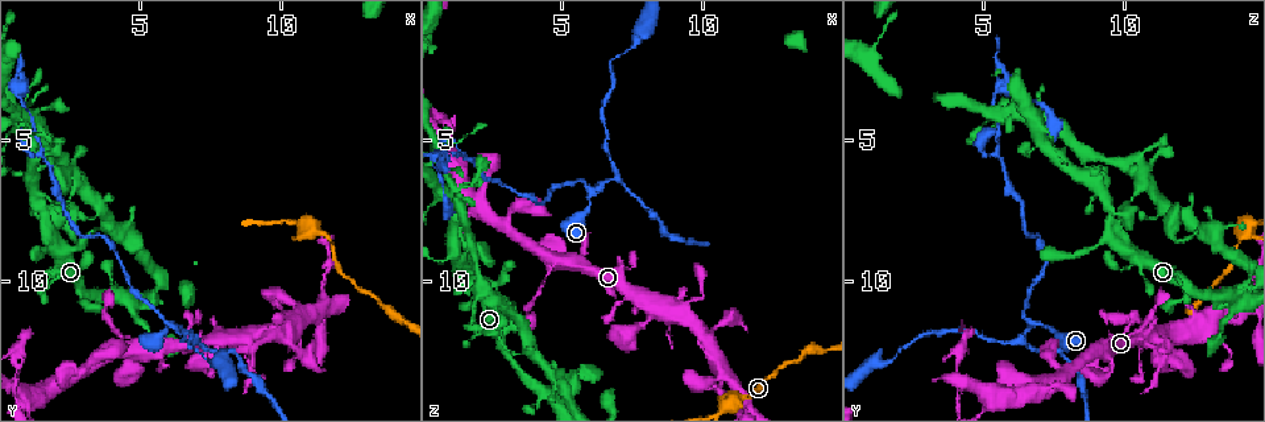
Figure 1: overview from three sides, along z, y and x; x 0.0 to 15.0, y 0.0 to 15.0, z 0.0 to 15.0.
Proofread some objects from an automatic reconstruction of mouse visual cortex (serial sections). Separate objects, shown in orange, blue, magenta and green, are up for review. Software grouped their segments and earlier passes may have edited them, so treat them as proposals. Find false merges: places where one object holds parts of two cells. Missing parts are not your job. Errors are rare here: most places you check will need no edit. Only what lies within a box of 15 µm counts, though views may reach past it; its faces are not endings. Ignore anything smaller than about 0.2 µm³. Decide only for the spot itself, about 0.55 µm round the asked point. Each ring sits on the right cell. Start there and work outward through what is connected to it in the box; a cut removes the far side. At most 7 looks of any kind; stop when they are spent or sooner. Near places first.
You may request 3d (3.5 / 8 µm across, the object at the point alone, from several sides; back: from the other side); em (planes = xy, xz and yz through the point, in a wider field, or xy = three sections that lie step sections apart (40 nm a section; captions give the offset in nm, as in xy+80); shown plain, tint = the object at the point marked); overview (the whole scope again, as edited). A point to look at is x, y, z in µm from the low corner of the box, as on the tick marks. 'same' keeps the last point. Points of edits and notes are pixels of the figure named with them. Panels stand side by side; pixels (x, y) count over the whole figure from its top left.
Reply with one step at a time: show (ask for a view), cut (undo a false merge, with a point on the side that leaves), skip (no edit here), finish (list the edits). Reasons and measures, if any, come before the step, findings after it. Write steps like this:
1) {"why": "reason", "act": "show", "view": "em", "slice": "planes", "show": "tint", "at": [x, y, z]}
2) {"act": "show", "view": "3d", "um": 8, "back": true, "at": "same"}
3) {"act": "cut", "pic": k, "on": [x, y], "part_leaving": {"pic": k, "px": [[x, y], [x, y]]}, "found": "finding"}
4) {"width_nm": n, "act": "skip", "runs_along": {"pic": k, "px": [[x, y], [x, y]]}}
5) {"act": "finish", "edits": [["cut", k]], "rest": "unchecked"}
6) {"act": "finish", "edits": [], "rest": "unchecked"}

{"why": "thin neck", "act": "show", "view": "3d", "um": 3.5, "back": true, "at": [1.5, 5.1, 5.5]}

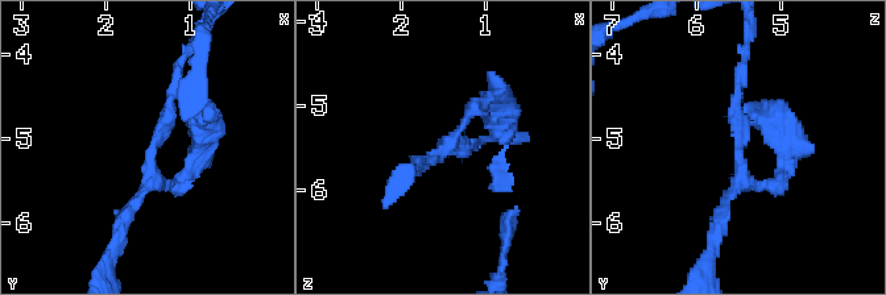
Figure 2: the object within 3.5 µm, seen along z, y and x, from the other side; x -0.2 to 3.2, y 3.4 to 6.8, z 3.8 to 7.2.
{"why": "shape alone is not enough", "act": "show", "view": "em", "slice": "planes", "show": "tint", "at": [1.40, 5.05, 5.50]}

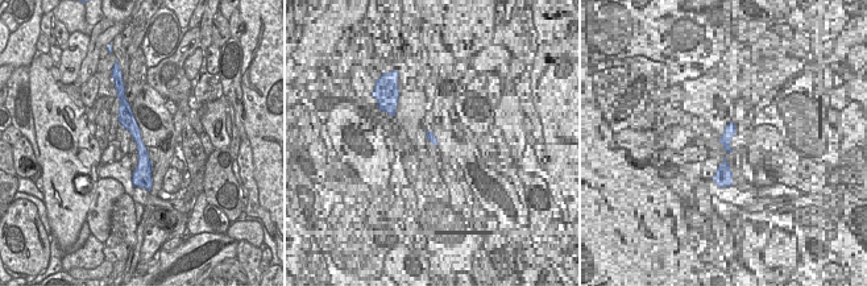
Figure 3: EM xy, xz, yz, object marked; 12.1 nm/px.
{"why": "another direction", "act": "show", "view": "em", "slice": "xy", "step": 2, "show": "tint", "at": "same"}

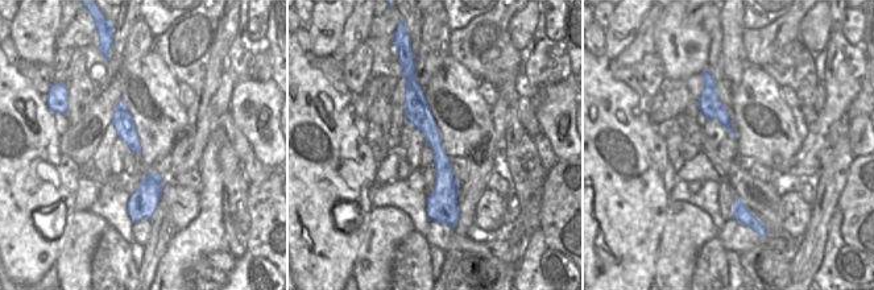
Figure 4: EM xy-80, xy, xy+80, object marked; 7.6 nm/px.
{"act": "skip", "found": "continuous, no second cell"}

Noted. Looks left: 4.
{"why": "narrows sharply", "act": "show", "view": "3d", "um": 3.5, "at": [7.1, 12.0, 6.4]}

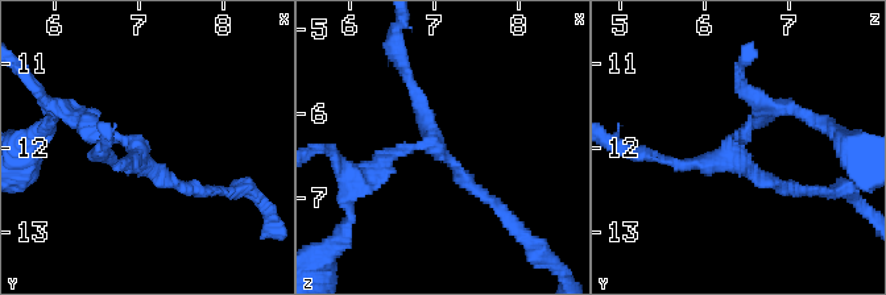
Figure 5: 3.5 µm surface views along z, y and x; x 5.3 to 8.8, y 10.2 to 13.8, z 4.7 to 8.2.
{"act": "show", "view": "em", "slice": "xy", "step": 3, "show": "tint", "at": [7.00, 12.00, 6.30]}

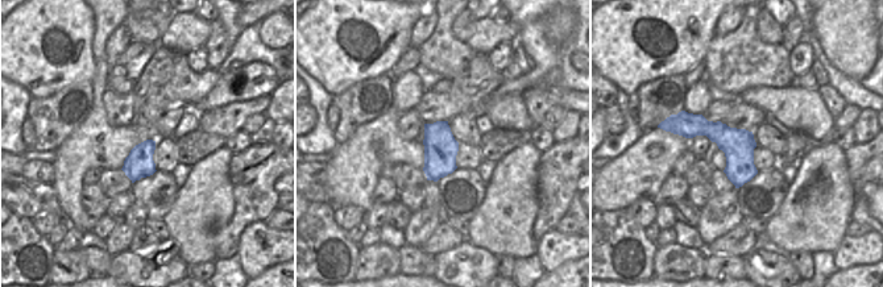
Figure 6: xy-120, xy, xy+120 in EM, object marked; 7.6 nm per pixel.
{"act": "skip", "runs_along": {"pic": 6, "px": [[672, 128], [709, 128], [753, 171]]}, "found": "all the same cell"}

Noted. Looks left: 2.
{"why": "sudden change in width", "act": "show", "view": "3d", "um": 8, "back": true, "at": [10.7, 8.4, 14.4]}

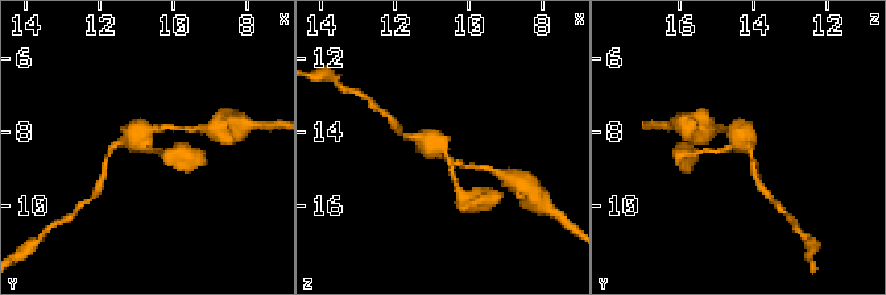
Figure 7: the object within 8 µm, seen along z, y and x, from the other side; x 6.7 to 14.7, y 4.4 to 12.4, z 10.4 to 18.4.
{"why": "shape alone is not enough", "act": "show", "view": "em", "slice": "xy", "step": 1, "show": "tint", "at": [10.9, 8.2, 14.4]}

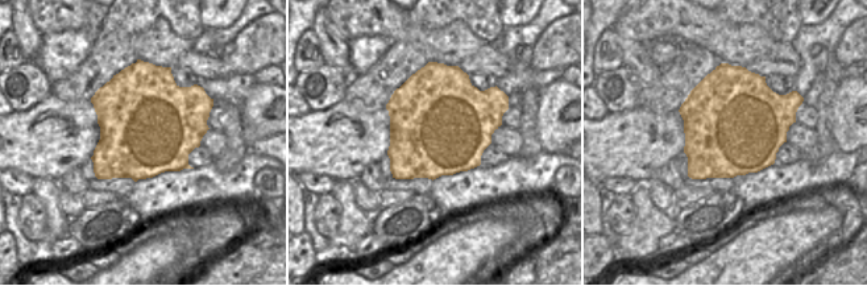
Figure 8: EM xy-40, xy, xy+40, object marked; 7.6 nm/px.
{"act": "skip", "runs_along": {"pic": 7, "px": [[106, 157], [139, 131], [164, 127]]}, "found": "continuous, no second cell"}

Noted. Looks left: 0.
{"act": "finish", "edits": [], "rest": "unchecked"}

